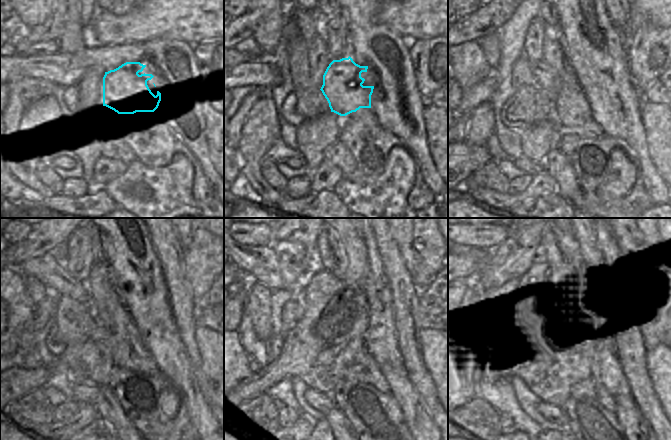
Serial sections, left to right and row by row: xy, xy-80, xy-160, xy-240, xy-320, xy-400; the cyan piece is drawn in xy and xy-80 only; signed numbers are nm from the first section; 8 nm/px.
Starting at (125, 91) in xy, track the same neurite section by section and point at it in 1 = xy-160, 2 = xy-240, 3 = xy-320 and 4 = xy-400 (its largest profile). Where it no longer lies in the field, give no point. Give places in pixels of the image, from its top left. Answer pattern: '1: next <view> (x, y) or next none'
1: next xy-160 (546, 77)
2: next xy-240 (46, 269)
3: next xy-320 (260, 264)
4: next xy-400 (484, 256)

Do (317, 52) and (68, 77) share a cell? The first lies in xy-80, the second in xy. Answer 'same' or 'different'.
different

